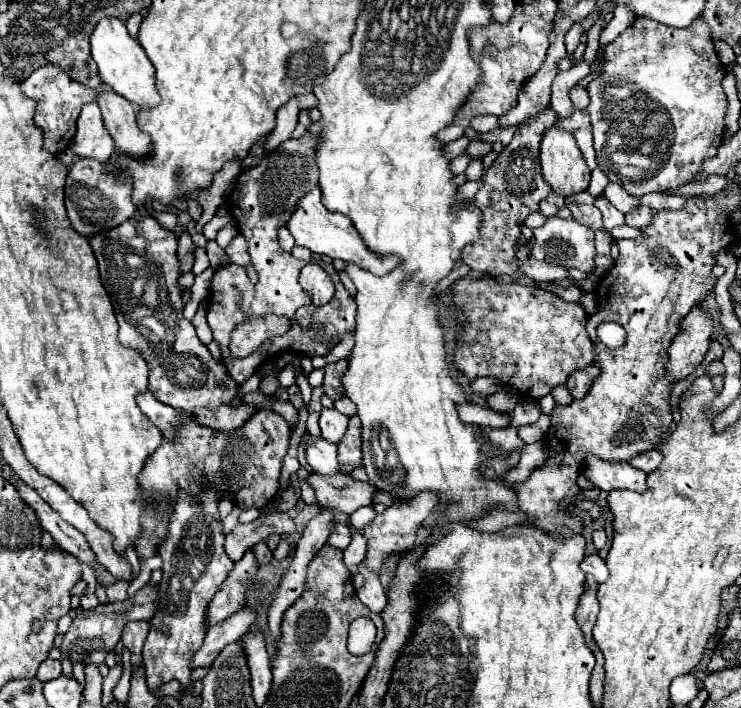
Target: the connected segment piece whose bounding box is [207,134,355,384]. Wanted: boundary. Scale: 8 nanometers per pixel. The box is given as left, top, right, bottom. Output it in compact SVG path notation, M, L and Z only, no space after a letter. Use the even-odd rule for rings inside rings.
M307 134L297 140L285 140L273 152L269 152L255 168L239 174L237 186L231 194L231 212L233 212L233 218L237 220L239 232L247 240L251 264L253 264L259 280L257 280L257 284L253 284L247 276L247 270L234 263L215 270L213 280L211 280L207 322L209 322L209 328L213 330L213 338L219 342L223 362L229 370L229 376L237 384L243 384L249 376L253 376L257 372L257 368L267 358L271 358L269 352L279 352L279 350L287 352L291 348L291 352L327 356L331 352L327 342L333 336L343 338L347 332L355 332L355 300L351 298L347 288L341 284L333 265L325 264L324 268L329 268L325 272L331 276L331 280L335 280L335 296L327 304L318 308L311 318L311 322L314 322L314 329L324 330L321 340L316 340L316 344L313 346L315 334L301 330L299 324L295 322L295 310L311 304L311 296L299 284L299 272L305 266L305 262L297 260L297 258L287 258L287 252L281 250L277 244L277 230L281 226L285 226L287 218L291 216L291 206L295 206L295 198L299 198L299 194L303 194L303 190L307 190L307 186L317 184L317 170L315 170L315 160L313 160L313 148L315 148L317 140L319 140L317 136L307 136ZM267 314L277 314L277 316L289 318L293 322L291 330L281 338L273 338L267 346L259 346L253 354L249 354L245 358L231 358L231 354L229 354L231 332L239 324L243 324L255 316L267 316Z

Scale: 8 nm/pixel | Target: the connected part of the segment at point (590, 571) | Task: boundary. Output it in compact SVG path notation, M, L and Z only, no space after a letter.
M598 554L586 556L580 564L581 570L588 575L593 576L599 584L607 580L607 566L604 560L599 558Z

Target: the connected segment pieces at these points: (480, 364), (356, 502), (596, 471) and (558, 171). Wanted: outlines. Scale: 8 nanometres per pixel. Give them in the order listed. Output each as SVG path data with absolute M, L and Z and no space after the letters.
M467 276L455 282L453 302L461 306L459 318L463 320L461 342L455 348L455 364L471 380L475 380L477 376L499 378L505 386L521 390L521 396L529 394L531 398L539 400L549 394L557 384L565 384L573 370L593 364L593 342L585 332L587 312L581 304L565 302L553 292L535 286L523 286L517 282L497 284L497 280L491 276L485 276L481 280L473 280Z
M309 474L305 482L315 490L315 498L321 508L339 510L345 514L353 514L357 508L371 504L371 496L375 492L371 484L357 482L347 474L337 474L335 478L319 478L317 474Z
M593 454L585 456L583 462L587 478L601 490L609 492L613 488L627 488L633 492L643 492L647 488L647 474L629 462L609 462Z
M551 126L541 140L541 168L545 182L561 196L581 192L589 186L591 170L577 148L575 136Z

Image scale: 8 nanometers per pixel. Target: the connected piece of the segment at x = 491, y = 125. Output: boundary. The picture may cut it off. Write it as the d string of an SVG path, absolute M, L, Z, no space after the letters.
M491 114L491 116L475 116L475 118L471 120L471 126L473 126L473 130L477 130L477 132L489 132L489 130L501 128L499 120L501 120L501 116L495 116L495 114Z

